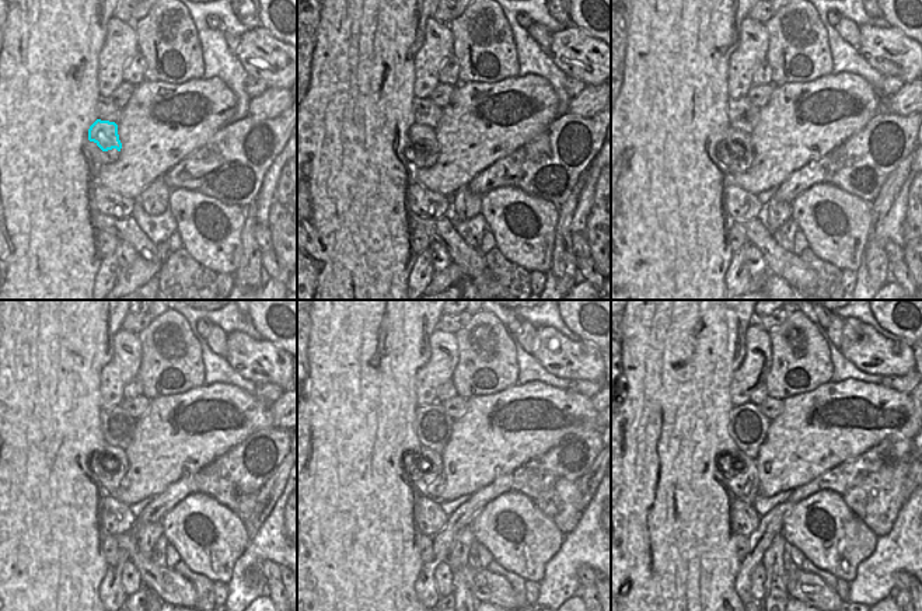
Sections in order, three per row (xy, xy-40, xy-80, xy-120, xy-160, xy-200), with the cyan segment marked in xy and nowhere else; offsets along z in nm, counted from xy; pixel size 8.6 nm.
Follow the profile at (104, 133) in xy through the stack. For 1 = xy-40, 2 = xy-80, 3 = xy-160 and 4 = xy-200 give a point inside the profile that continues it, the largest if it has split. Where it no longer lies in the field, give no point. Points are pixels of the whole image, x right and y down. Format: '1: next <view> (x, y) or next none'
1: next xy-40 (422, 138)
2: next xy-80 (740, 140)
3: next xy-160 (430, 485)
4: next xy-200 (743, 479)

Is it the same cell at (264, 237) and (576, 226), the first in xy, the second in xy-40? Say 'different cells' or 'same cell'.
different cells

